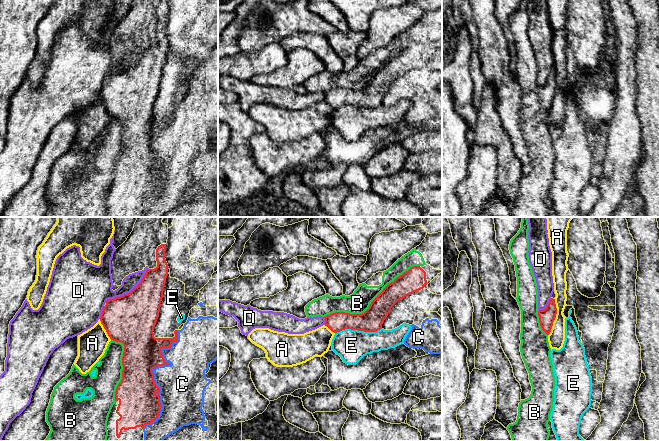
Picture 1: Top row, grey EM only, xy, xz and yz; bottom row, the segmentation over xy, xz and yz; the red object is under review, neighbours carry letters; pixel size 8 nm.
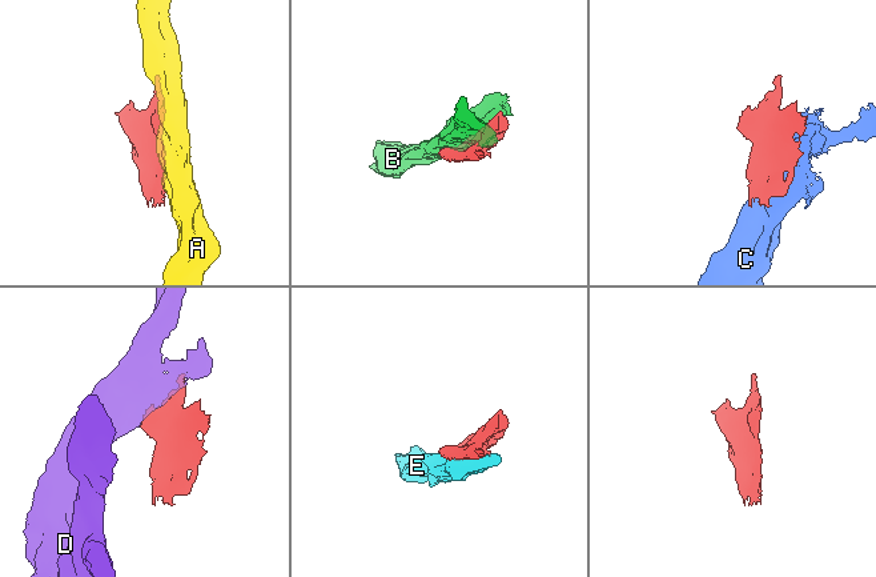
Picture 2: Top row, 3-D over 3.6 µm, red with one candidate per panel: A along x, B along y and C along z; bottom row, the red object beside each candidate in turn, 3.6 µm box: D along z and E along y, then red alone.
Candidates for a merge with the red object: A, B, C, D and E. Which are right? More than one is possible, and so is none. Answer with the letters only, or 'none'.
none

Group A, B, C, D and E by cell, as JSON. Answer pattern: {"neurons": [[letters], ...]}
{"neurons": [["A"], ["B"], ["C"], ["D"], ["E"]]}

